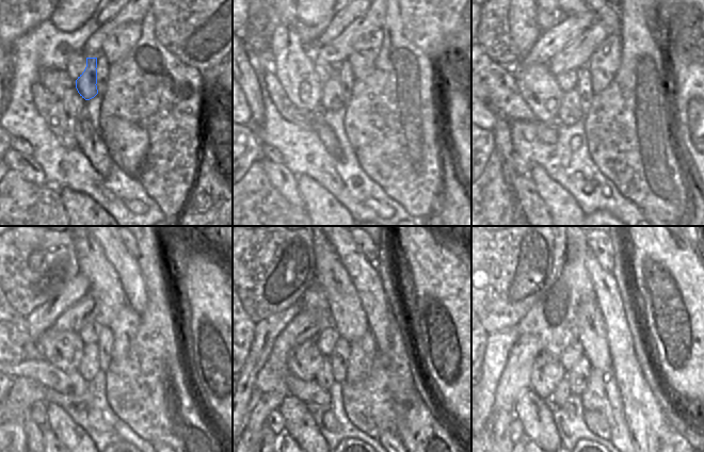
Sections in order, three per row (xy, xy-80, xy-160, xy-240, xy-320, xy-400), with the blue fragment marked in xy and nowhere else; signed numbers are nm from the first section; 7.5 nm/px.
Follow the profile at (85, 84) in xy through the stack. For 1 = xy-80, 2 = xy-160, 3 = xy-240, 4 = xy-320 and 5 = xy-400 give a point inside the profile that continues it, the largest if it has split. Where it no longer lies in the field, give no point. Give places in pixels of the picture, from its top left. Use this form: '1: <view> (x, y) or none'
1: xy-80 (331, 91)
2: xy-160 (571, 110)
3: xy-240 (89, 367)
4: xy-320 (324, 378)
5: xy-400 (562, 391)

